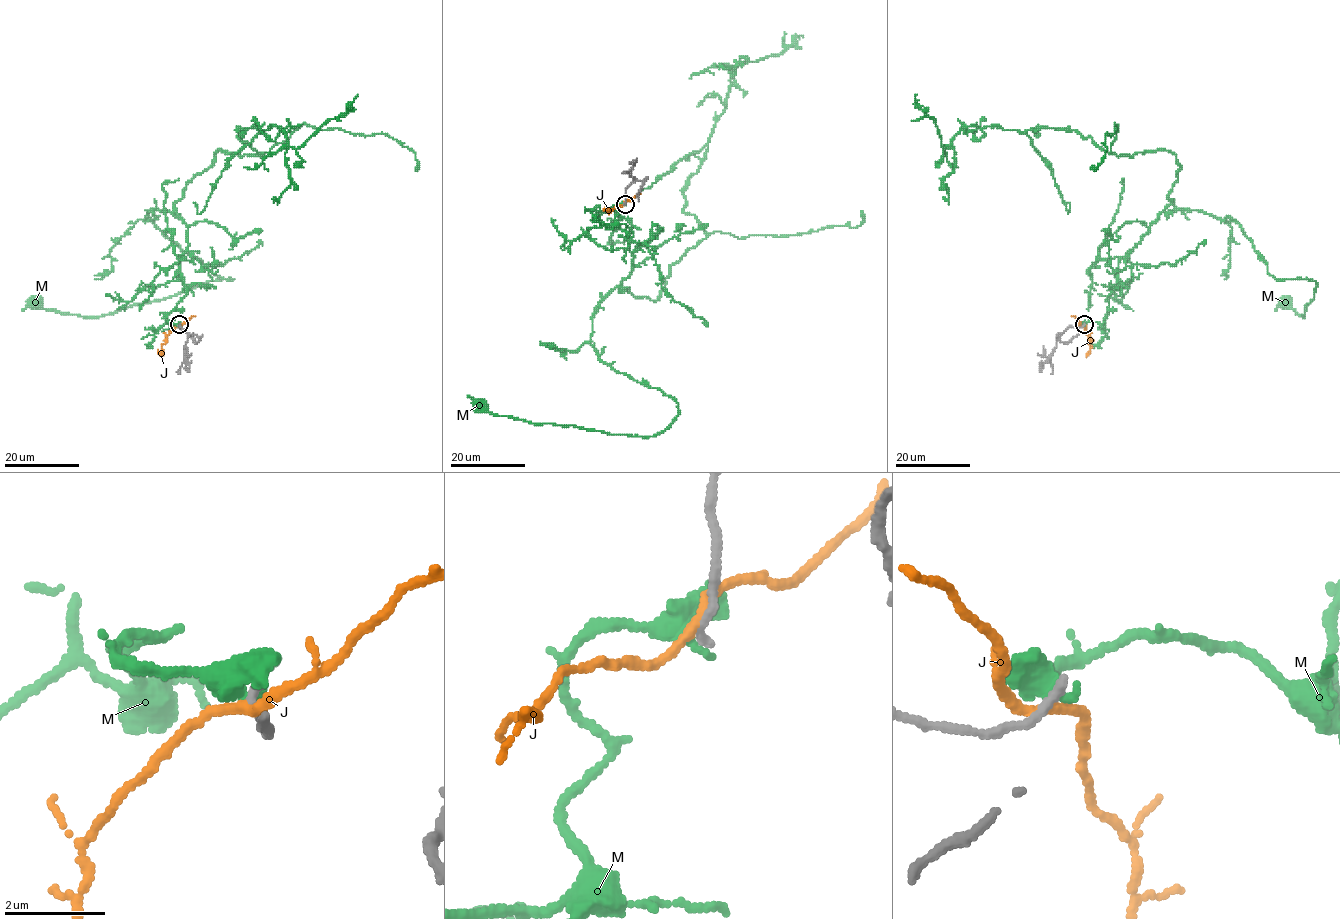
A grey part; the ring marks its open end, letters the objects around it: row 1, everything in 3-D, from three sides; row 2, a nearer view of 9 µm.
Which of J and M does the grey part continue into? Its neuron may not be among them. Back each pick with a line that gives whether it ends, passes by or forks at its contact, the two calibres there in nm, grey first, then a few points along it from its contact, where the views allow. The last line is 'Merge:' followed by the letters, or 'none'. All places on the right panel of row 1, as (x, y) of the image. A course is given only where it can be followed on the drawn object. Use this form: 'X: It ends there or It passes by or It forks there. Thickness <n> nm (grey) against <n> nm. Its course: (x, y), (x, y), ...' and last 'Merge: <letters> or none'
Merge: none

